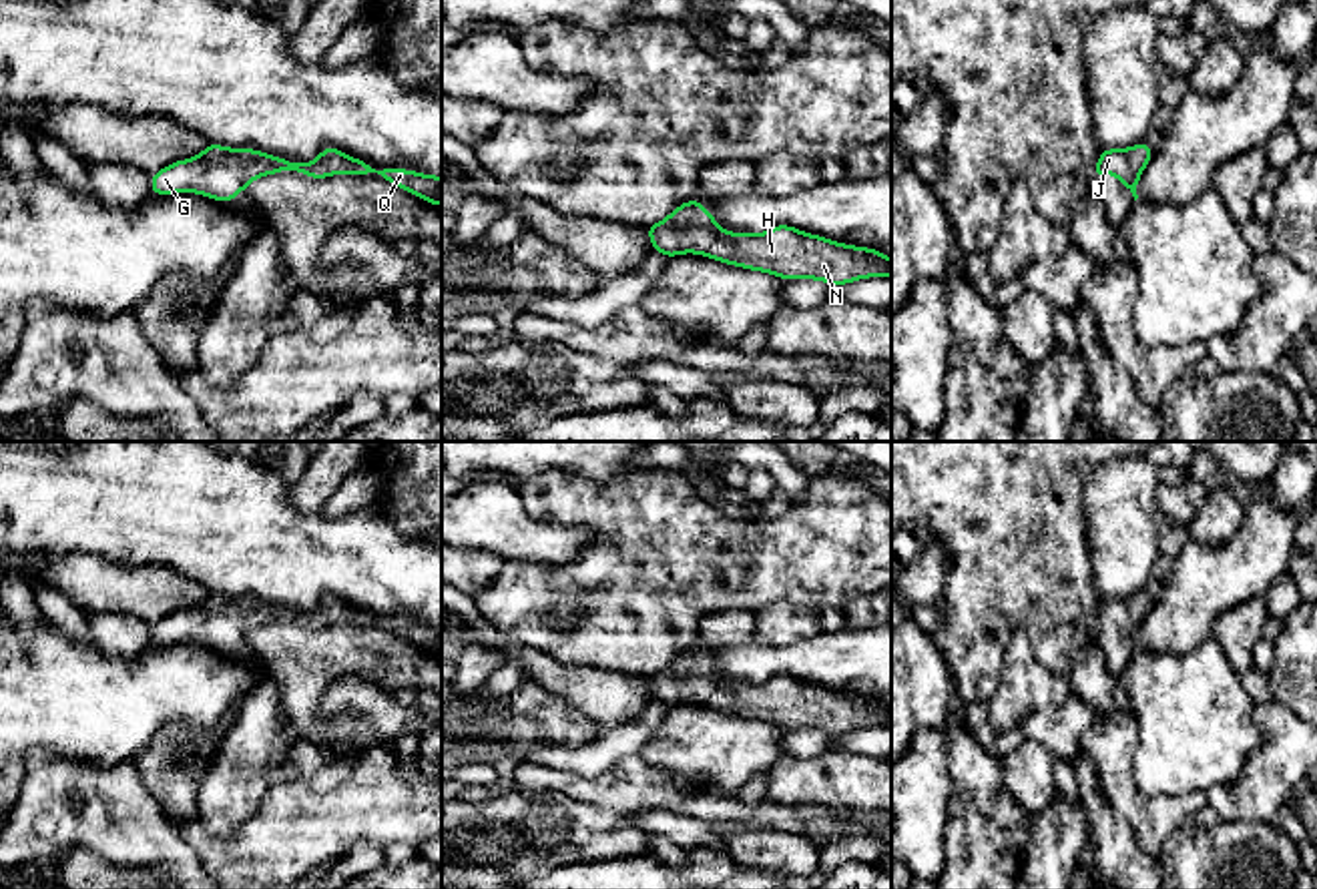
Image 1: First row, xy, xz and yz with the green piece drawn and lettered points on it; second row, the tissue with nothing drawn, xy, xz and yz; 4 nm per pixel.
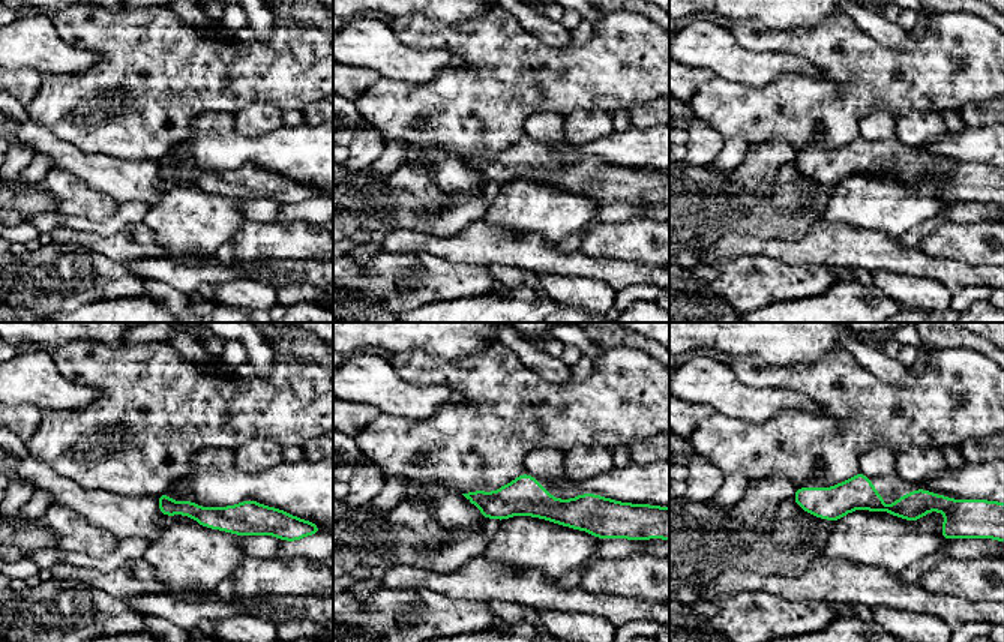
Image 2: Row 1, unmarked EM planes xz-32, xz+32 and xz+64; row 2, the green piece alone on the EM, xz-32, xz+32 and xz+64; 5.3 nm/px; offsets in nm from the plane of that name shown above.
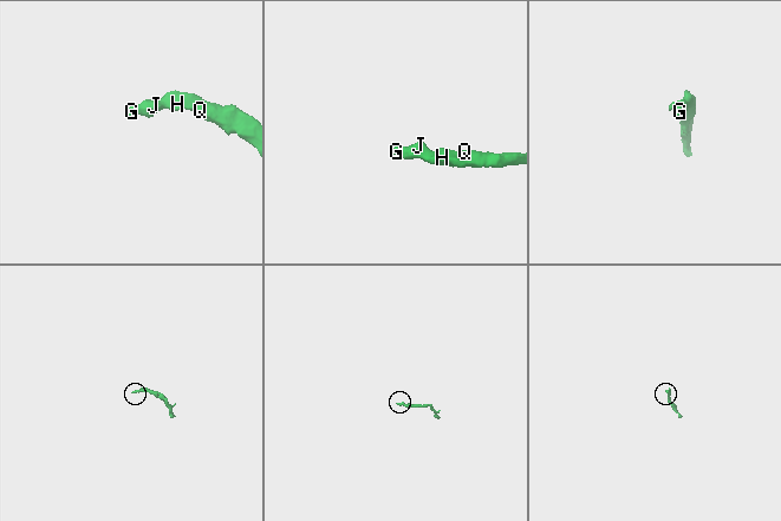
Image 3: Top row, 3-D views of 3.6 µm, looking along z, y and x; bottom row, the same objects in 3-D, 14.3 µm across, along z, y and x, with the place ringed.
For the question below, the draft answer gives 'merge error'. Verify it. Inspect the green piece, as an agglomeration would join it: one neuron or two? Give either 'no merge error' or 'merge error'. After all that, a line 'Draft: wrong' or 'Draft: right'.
no merge error
Draft: wrong

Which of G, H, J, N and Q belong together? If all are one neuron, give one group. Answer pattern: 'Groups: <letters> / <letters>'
Groups: G H J N Q

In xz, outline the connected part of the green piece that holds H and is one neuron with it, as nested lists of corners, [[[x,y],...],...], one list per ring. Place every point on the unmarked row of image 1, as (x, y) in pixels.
[[[701,648],[683,652],[646,680],[652,698],[665,706],[697,702],[779,728],[817,728],[839,736],[865,726],[891,726],[887,704],[789,674],[777,674],[761,684],[727,682],[705,660]]]

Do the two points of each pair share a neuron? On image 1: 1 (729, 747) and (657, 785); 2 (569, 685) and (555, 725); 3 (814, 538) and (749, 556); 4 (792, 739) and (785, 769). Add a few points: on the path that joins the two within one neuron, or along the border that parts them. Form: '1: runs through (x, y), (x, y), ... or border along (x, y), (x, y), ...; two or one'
1: border along (639, 755), (677, 785), (715, 789); two
2: border along (527, 681), (557, 693), (601, 727); two
3: runs through (798, 554), (765, 556); one
4: border along (830, 751), (818, 757), (783, 755); two

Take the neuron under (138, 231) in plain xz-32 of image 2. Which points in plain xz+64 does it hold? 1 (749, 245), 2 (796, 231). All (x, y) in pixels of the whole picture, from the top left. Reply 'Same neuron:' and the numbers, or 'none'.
Same neuron: 1

